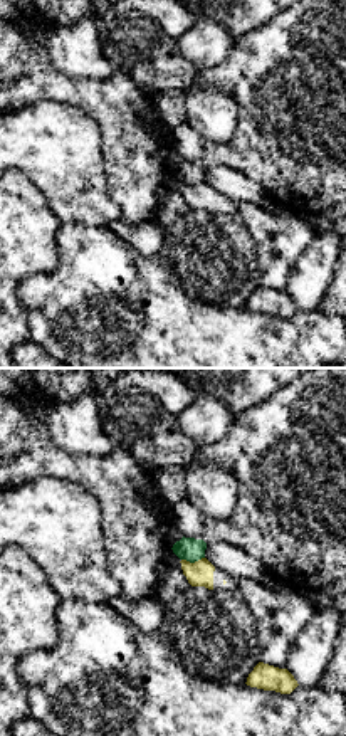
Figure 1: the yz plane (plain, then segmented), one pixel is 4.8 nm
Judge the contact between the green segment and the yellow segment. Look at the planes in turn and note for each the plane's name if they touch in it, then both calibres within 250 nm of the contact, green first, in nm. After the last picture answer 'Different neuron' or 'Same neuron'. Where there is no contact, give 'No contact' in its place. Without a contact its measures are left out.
Touches green in yz. Thickness 120 nm (green) against 130 nm

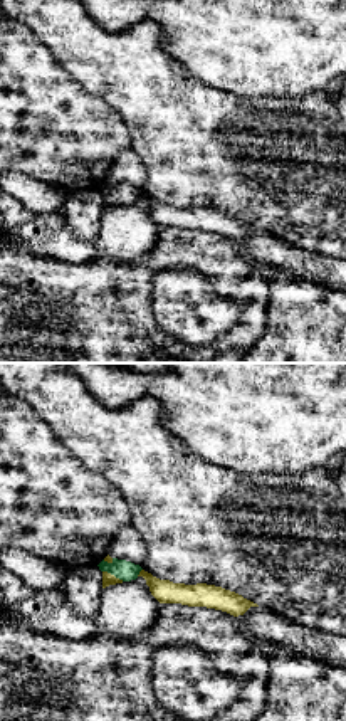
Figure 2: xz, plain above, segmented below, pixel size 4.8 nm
Touches green in xz. Thickness 100 nm (green) against 60 nm

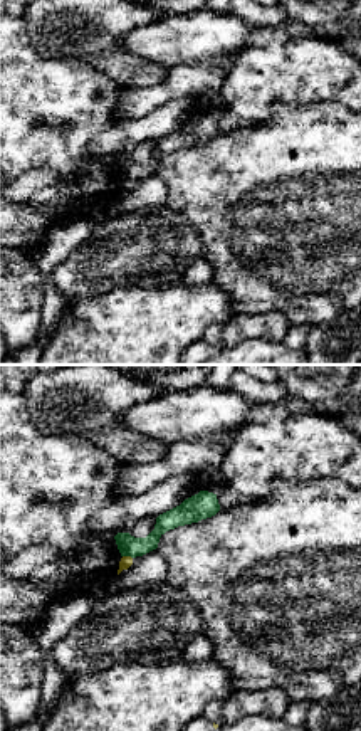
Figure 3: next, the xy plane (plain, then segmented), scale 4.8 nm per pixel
Touches green in xy. Thickness 100 nm (green) against 60 nm

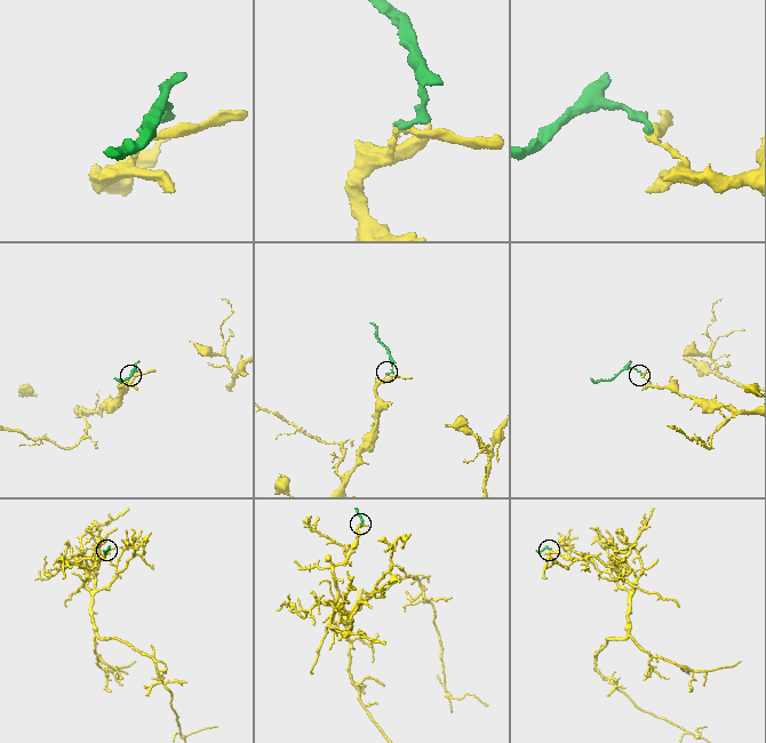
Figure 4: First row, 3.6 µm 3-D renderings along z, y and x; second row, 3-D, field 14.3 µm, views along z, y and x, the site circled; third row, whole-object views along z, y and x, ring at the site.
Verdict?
Different neuron

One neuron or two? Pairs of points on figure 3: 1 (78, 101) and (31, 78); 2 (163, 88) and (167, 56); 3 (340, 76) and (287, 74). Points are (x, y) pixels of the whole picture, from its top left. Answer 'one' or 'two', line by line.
1: one
2: two
3: one

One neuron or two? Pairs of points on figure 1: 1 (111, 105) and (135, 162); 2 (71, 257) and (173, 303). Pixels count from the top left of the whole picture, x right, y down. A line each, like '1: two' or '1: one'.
1: one
2: one

